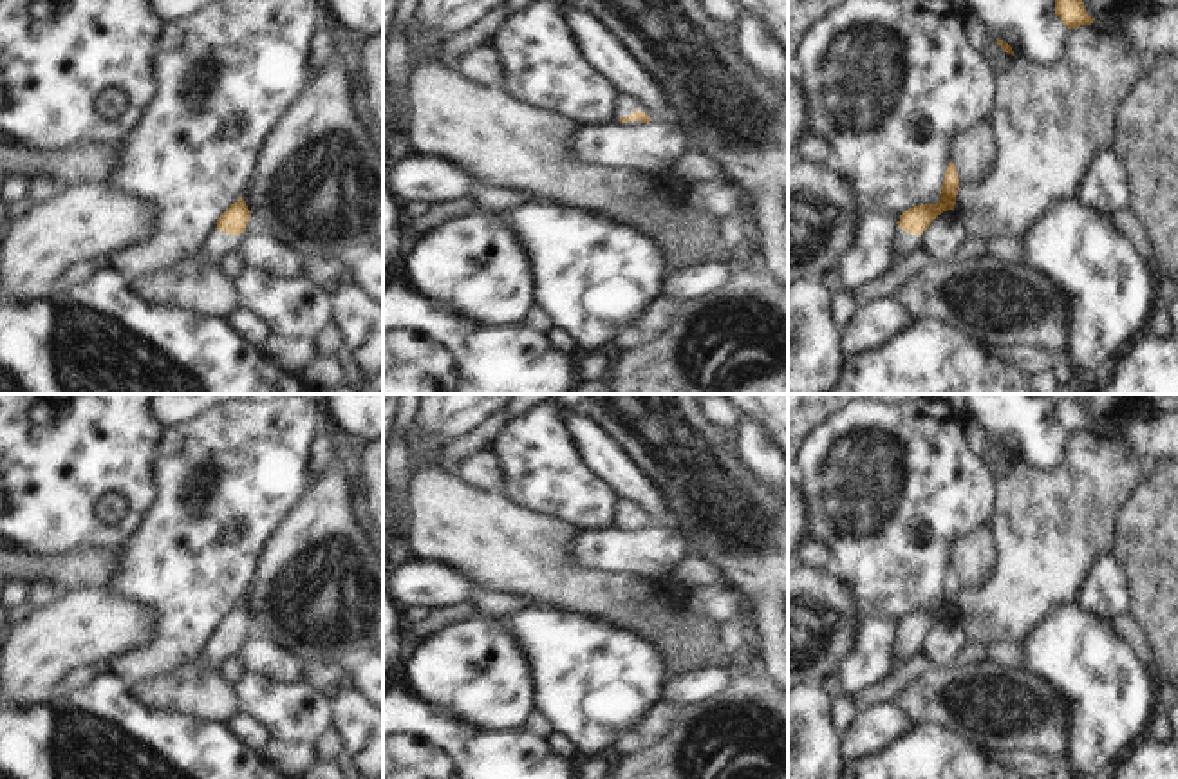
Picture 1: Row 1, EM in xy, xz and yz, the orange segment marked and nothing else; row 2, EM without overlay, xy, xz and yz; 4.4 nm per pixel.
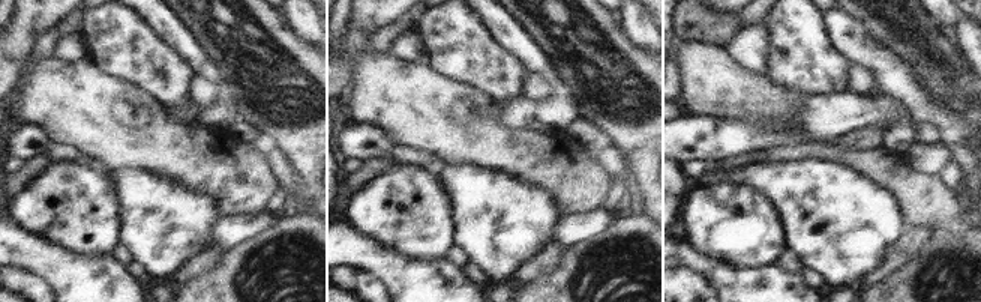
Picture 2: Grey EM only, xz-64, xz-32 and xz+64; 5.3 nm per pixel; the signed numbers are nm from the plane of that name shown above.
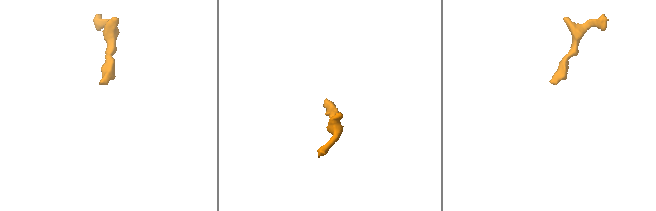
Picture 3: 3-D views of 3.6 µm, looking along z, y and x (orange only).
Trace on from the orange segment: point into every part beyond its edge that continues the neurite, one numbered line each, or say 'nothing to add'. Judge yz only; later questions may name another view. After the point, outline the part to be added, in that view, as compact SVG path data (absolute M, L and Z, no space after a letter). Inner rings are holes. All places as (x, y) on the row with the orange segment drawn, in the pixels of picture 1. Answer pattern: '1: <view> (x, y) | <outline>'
1: yz (907, 241) | M903 231L903 235L902 235L900 242L898 242L898 251L900 251L902 260L909 253L912 253L912 249L914 249L916 244L918 244L916 242L916 235L911 235L911 233Z

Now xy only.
1: xy (219, 244) | M217 231L208 240L208 244L201 255L208 264L219 266L219 262L229 253L229 249L231 249L231 235L228 235L224 231Z

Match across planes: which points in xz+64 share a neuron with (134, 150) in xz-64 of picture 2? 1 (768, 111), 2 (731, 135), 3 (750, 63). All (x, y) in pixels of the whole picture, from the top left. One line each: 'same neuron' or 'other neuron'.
1: same neuron
2: other neuron
3: other neuron

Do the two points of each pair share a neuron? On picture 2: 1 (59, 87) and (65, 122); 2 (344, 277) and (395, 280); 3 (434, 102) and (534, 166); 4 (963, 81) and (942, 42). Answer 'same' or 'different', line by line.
1: same
2: same
3: same
4: same

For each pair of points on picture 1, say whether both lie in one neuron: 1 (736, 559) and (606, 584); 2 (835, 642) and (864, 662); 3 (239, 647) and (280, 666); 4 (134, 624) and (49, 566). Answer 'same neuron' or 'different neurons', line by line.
1: different neurons
2: different neurons
3: same neuron
4: different neurons

